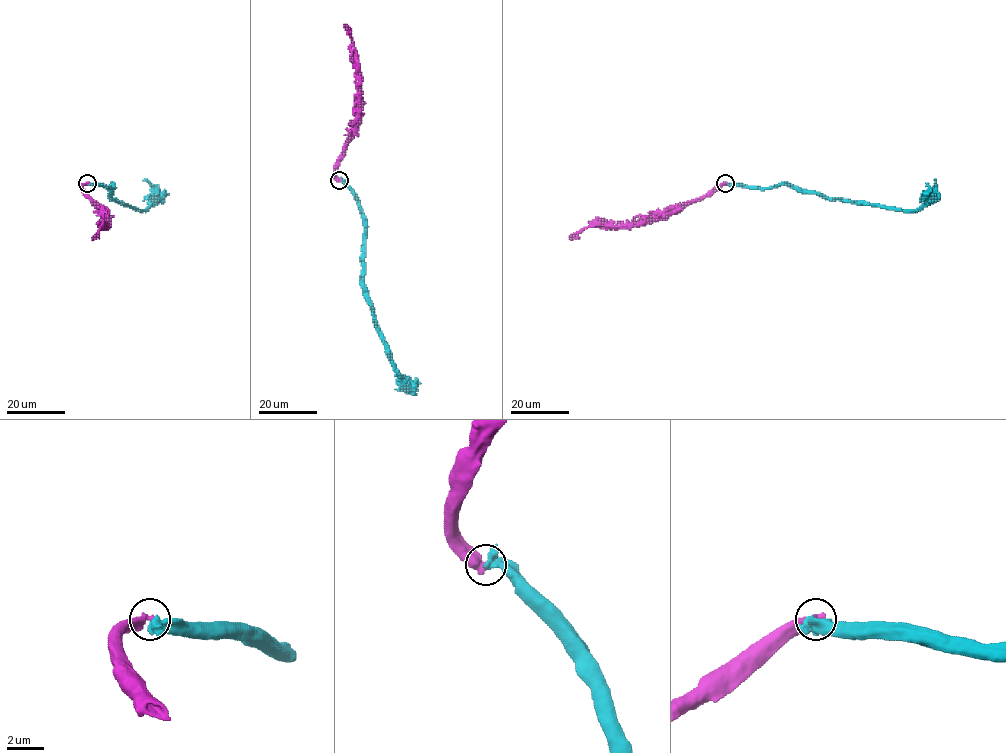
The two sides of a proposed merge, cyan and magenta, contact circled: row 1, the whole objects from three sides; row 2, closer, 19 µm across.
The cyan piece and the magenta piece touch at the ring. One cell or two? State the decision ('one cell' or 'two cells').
one cell

